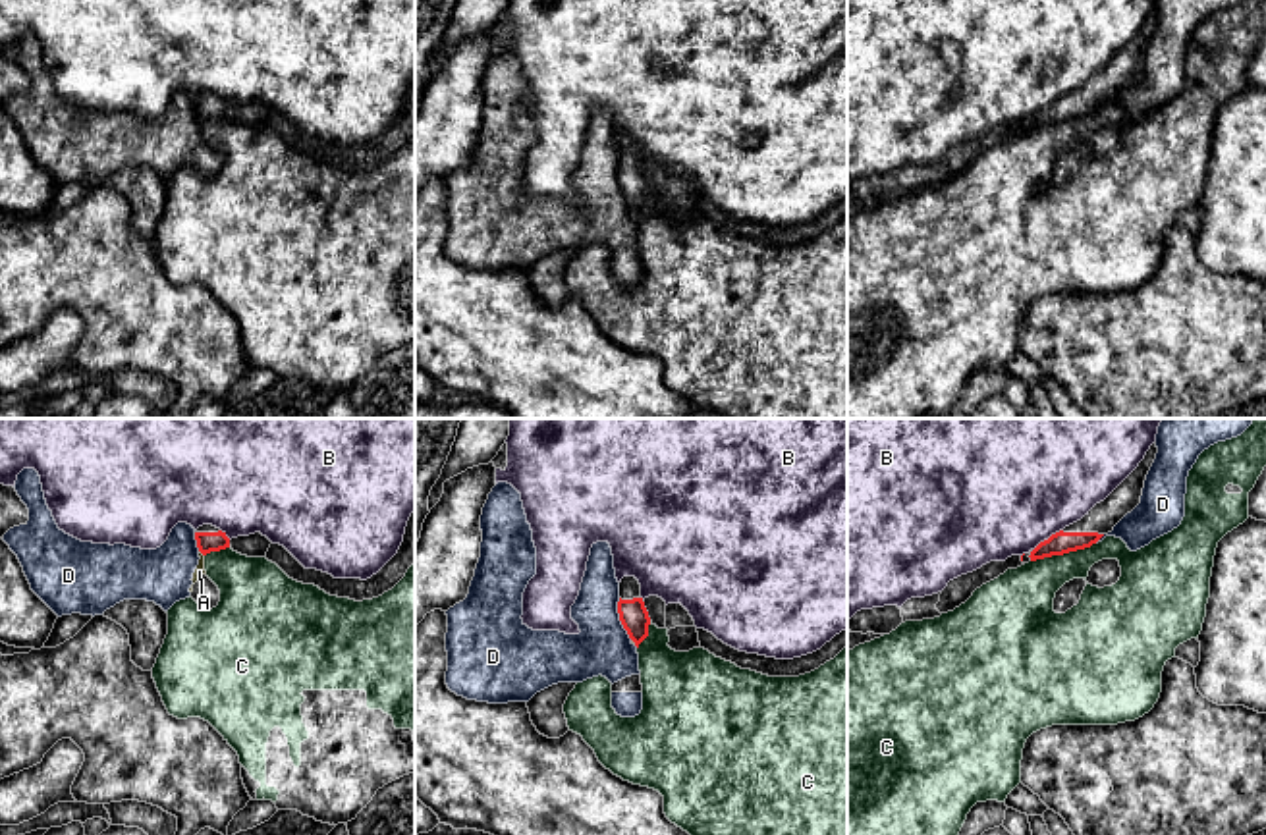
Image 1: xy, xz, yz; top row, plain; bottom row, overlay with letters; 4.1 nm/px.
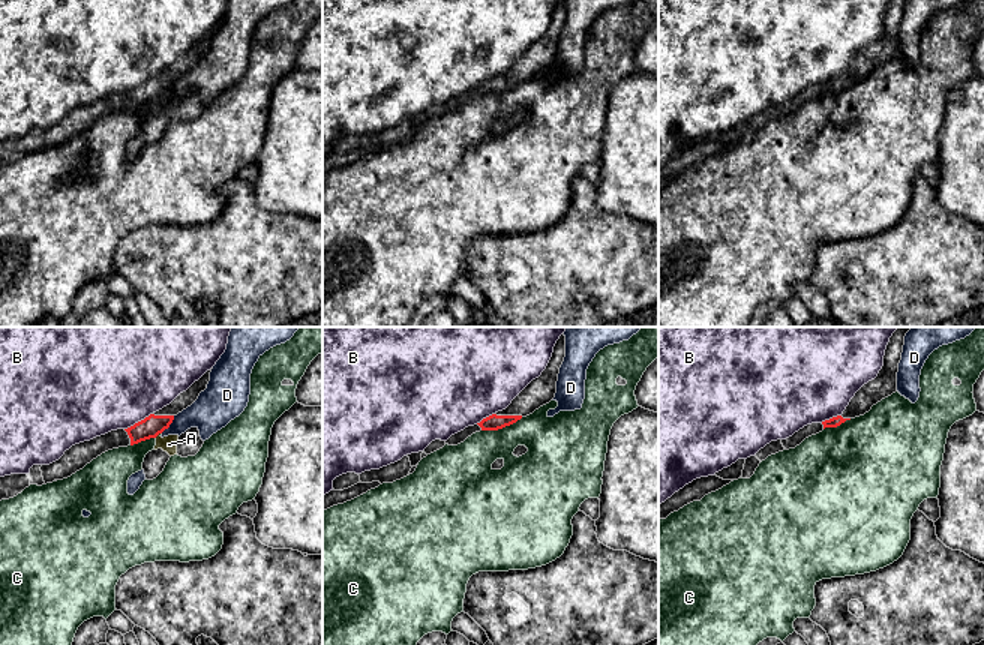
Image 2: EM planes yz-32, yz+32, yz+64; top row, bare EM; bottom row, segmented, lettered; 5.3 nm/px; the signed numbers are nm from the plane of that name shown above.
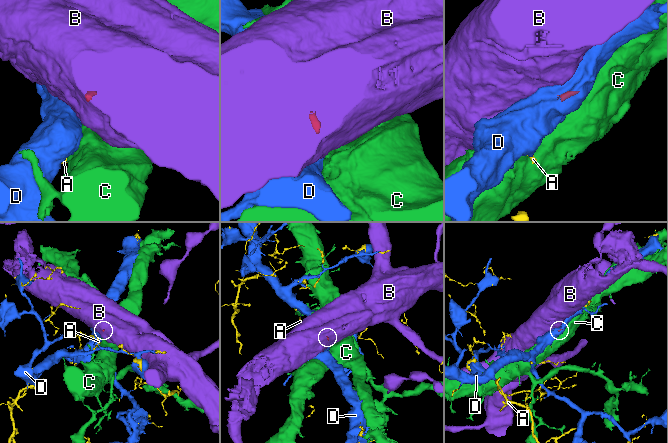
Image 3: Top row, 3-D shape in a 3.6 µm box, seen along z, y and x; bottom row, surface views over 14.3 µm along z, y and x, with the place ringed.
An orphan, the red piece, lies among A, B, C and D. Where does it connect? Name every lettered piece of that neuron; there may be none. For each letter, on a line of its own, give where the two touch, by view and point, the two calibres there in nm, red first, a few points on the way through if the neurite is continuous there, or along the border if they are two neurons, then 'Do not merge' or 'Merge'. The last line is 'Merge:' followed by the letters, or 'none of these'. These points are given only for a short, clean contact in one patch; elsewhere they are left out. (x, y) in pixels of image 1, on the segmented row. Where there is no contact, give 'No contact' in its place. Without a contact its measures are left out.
A: Touches red at xy (201, 552). Thickness 90 nm (red) against 50 nm. Boundary: xy (199, 550), (203, 556). Do not merge
B: Touches red at yz (1048, 538). Thickness 100 nm (red) against 480 nm. Boundary: yz (1062, 529), (1033, 550). Do not merge
C: Touches red at yz (1062, 554). Thickness 100 nm (red) against 260 nm. Boundary: yz (1095, 542), (1031, 562). Do not merge
D: Touches red at xz (620, 619). Thickness 120 nm (red) against 240 nm. Boundary: xz (618, 598), (618, 619), (632, 639). Do not merge
Merge: none of these

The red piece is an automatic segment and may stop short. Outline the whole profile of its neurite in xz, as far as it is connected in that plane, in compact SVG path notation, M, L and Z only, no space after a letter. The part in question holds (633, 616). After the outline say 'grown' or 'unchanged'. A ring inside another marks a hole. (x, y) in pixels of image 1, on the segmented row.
M623 577L619 582L618 613L629 638L639 648L648 636L650 617L641 598L641 584L635 577Z; grown

